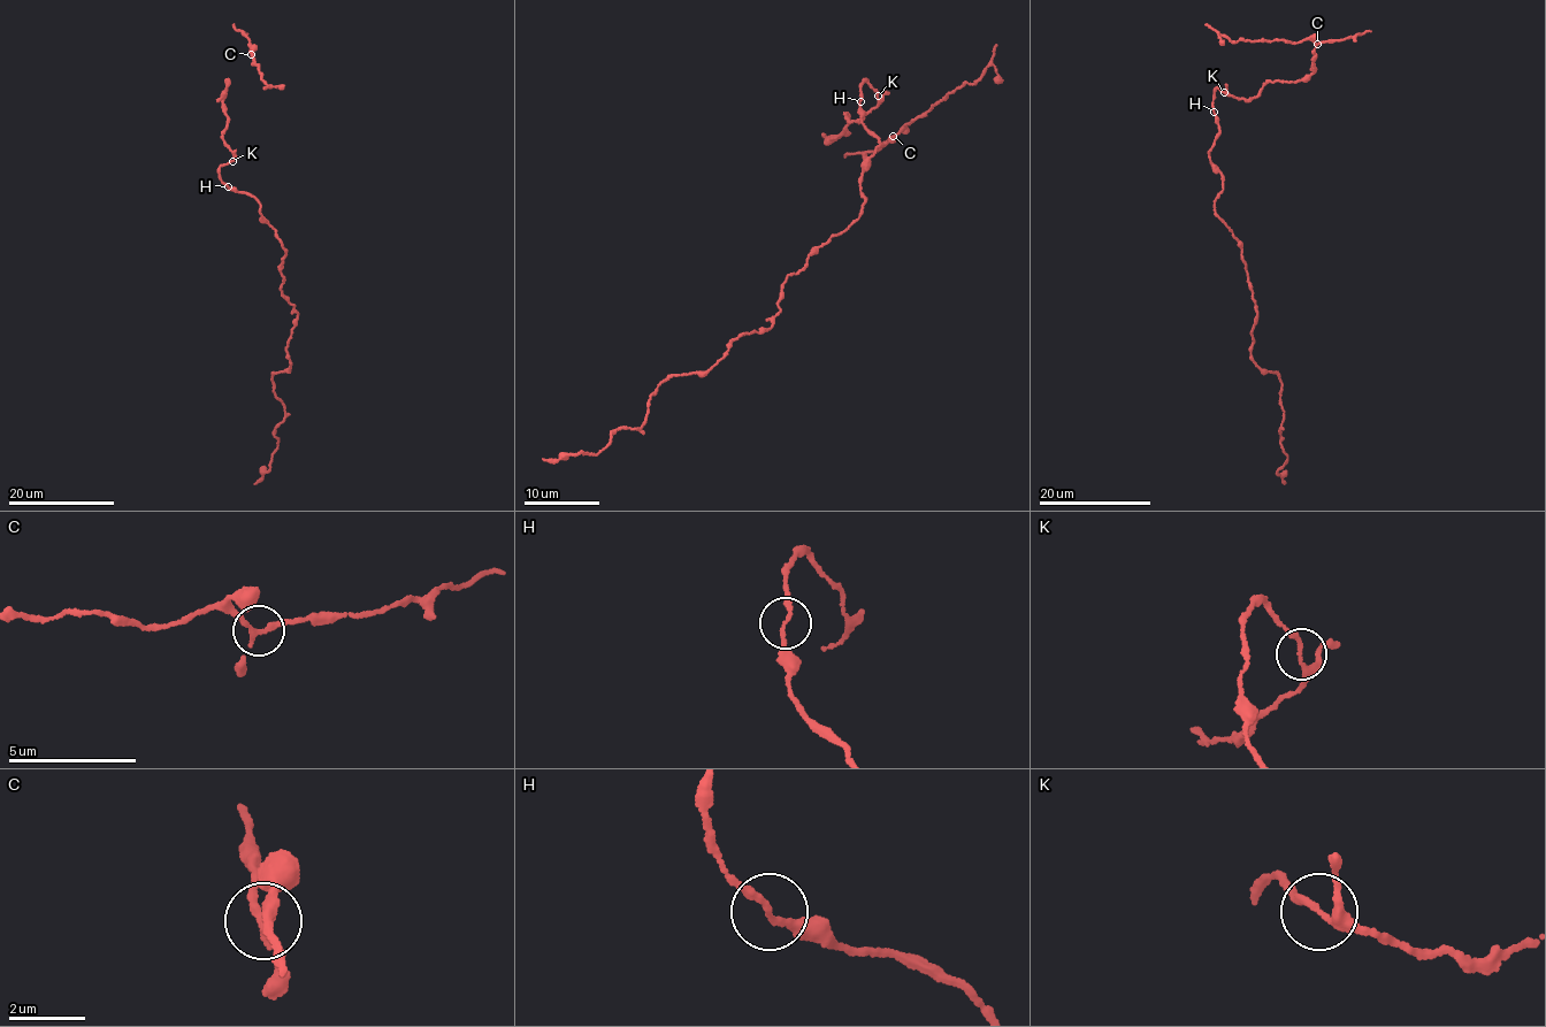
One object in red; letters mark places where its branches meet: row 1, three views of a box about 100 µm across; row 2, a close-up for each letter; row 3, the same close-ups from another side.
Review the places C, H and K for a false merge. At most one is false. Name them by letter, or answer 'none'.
none

